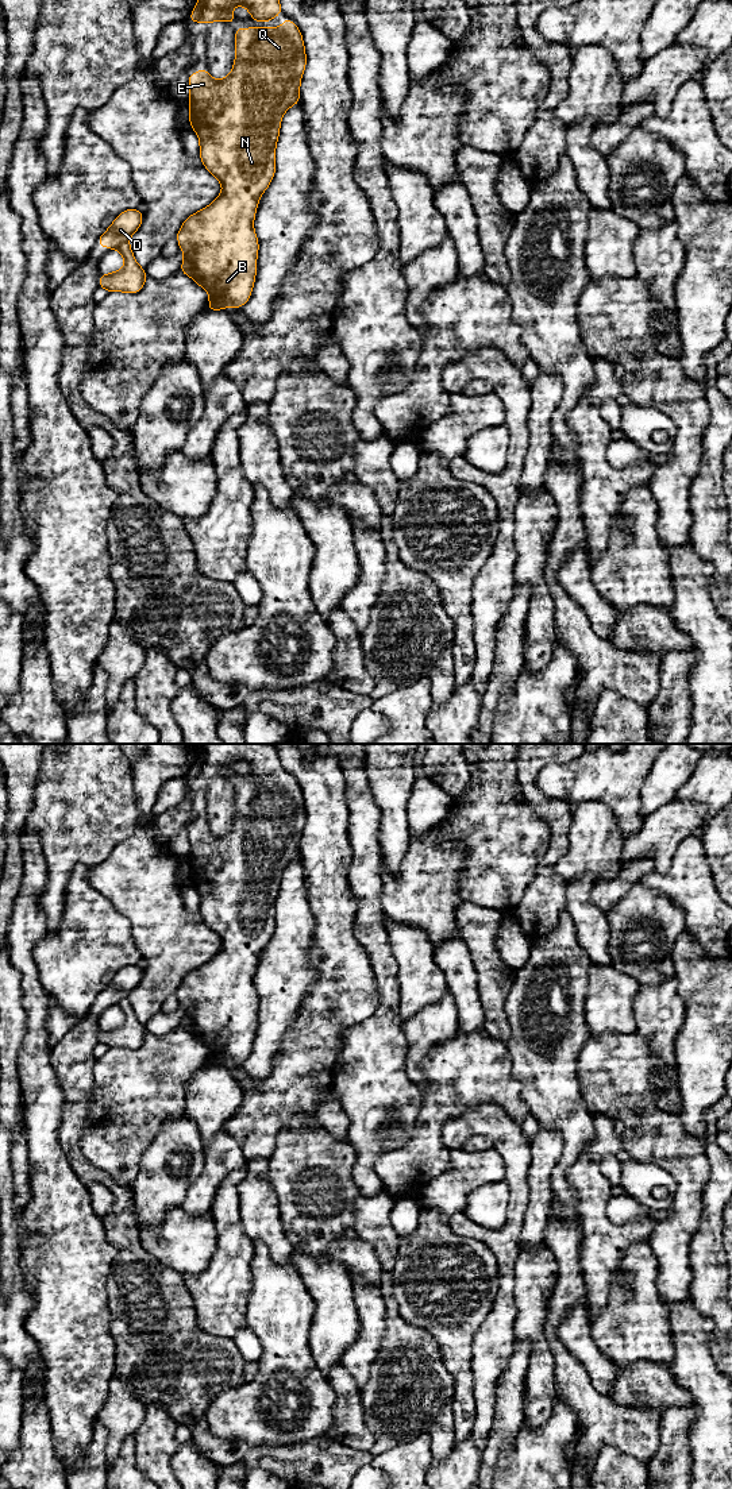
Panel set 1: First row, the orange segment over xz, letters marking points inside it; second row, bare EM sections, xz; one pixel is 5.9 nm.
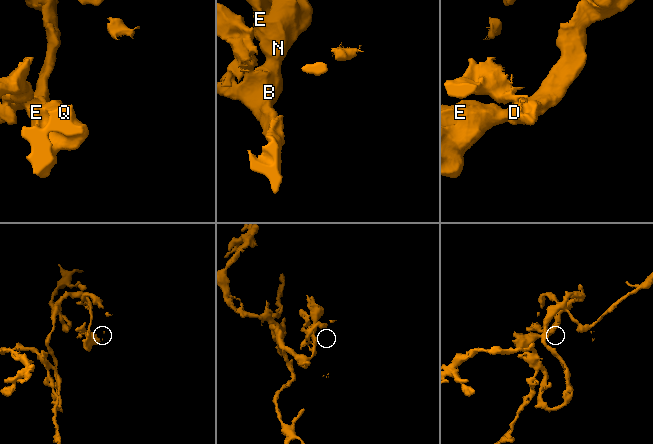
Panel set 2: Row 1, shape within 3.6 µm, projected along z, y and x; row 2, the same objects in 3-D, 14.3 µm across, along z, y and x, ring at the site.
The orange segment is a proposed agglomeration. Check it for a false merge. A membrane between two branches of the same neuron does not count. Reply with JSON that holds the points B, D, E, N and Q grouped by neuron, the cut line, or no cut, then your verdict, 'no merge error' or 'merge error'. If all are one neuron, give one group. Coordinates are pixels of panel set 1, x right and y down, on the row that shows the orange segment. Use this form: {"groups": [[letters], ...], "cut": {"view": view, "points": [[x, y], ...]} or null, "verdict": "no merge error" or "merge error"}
{"groups": [["B", "E", "N", "Q"], ["D"]], "cut": {"view": "xz", "points": [[126, 242], [122, 242], [116, 249]]}, "verdict": "merge error"}

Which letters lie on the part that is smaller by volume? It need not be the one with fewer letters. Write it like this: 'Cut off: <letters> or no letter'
Cut off: D

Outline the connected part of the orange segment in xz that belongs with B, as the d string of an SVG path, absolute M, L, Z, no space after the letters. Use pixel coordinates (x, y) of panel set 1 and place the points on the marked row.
M286 18L280 28L236 28L234 31L235 63L227 77L220 81L213 80L207 69L188 74L189 121L200 139L199 154L205 169L221 182L223 190L212 204L190 215L176 238L185 255L180 271L209 293L207 309L211 310L224 310L227 305L240 309L251 297L259 251L253 227L257 205L274 177L276 143L281 119L289 107L300 104L300 82L307 65L303 35L290 18Z

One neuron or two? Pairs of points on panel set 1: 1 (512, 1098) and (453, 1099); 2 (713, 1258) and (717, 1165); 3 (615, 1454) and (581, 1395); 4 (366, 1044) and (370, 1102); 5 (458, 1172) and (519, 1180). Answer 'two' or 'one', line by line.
1: one
2: one
3: two
4: one
5: two

